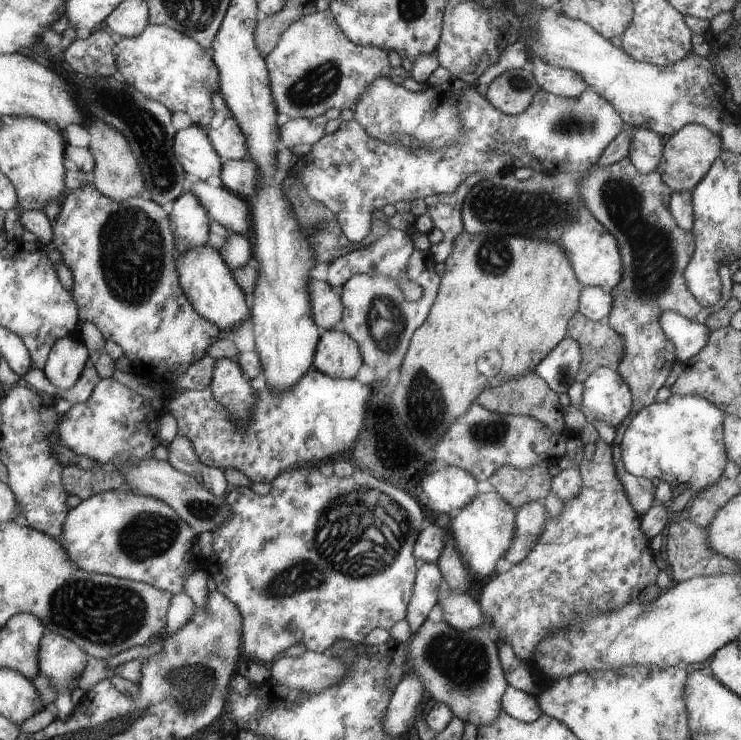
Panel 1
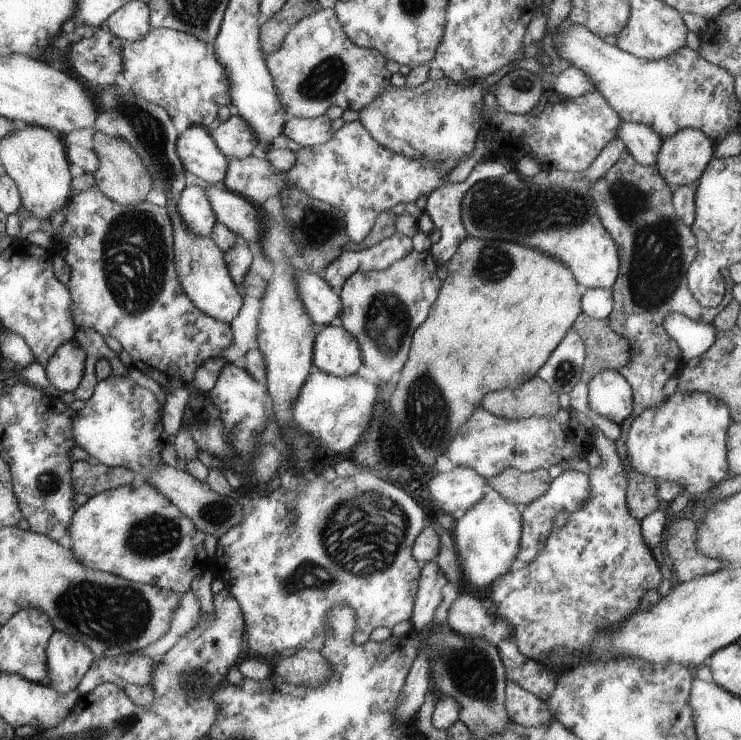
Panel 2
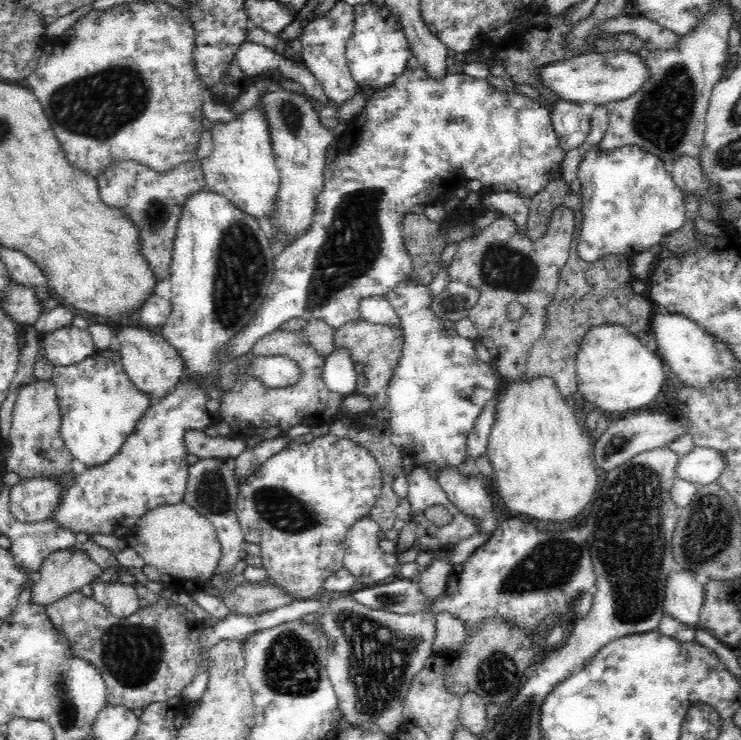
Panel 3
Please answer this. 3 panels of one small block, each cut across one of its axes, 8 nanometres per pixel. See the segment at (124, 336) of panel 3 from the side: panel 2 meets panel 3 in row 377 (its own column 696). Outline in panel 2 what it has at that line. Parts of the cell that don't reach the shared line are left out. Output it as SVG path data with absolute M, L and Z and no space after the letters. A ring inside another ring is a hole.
M684 128L677 135L669 137L657 157L655 168L668 182L669 188L676 191L682 186L695 186L697 181L705 174L706 168L714 160L716 144L700 129Z

